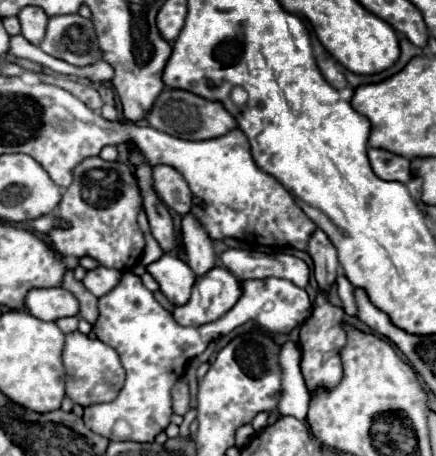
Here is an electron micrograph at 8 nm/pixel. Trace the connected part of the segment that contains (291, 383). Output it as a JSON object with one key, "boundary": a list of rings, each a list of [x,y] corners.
{"boundary":[[[286,342],[280,352],[282,364],[282,396],[278,404],[278,412],[282,416],[294,416],[298,420],[306,418],[310,392],[304,384],[300,372],[300,350],[294,342]]]}

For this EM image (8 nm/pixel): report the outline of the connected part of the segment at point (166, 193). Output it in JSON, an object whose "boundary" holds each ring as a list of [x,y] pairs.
{"boundary":[[[156,164],[154,166],[154,188],[168,208],[176,210],[178,214],[190,212],[192,192],[190,192],[184,176],[176,168]]]}

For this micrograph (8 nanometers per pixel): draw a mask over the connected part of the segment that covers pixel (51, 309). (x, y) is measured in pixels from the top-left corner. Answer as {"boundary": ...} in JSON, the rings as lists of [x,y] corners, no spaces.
{"boundary":[[[36,288],[28,292],[26,308],[32,316],[54,322],[58,318],[76,316],[78,300],[72,292],[66,292],[64,288]]]}

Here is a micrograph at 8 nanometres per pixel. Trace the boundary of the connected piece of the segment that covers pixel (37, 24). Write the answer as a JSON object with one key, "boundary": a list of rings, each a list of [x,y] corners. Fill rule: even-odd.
{"boundary":[[[26,6],[24,10],[20,10],[18,20],[22,26],[22,36],[30,40],[30,44],[38,46],[42,42],[42,36],[46,34],[46,24],[48,24],[48,16],[42,12],[42,8]]]}

